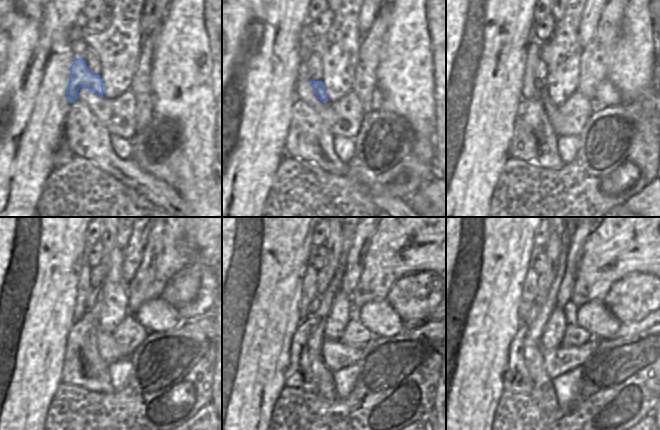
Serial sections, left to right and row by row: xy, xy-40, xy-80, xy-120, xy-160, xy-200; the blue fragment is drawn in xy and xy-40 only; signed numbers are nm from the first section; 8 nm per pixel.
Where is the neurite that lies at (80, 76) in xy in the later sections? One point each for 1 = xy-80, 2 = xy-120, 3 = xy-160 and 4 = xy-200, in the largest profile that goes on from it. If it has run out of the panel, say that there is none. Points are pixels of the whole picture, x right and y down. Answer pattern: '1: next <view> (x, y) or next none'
1: next xy-80 (551, 111)
2: next xy-120 (110, 352)
3: next xy-160 (335, 355)
4: next xy-200 (557, 361)

